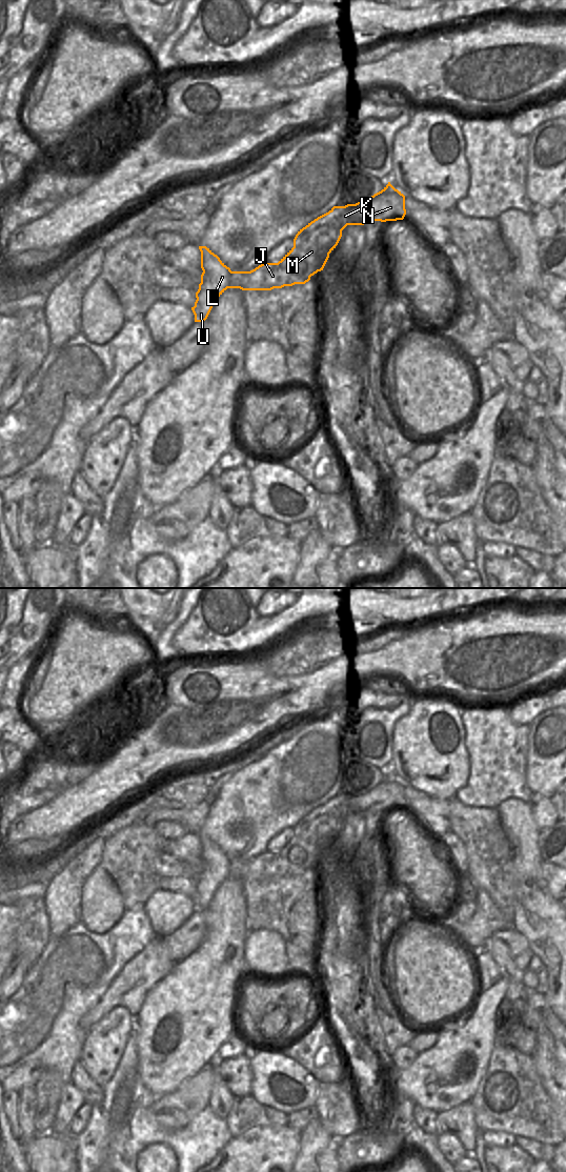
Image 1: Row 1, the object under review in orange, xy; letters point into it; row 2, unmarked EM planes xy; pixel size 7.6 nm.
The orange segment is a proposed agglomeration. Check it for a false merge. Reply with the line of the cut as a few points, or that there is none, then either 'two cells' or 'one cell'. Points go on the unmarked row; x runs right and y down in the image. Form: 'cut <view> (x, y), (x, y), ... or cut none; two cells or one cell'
cut none; one cell

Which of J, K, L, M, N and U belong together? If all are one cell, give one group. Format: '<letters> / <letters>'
J K L M N U

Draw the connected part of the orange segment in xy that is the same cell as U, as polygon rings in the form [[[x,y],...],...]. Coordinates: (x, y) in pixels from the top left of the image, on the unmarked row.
[[[388,771],[381,781],[370,787],[356,793],[333,795],[328,802],[308,812],[298,821],[294,828],[294,836],[278,852],[263,852],[250,861],[231,861],[209,837],[199,835],[203,862],[196,882],[197,889],[195,895],[191,896],[195,911],[204,911],[207,908],[214,893],[227,877],[271,880],[295,873],[305,873],[311,865],[323,860],[329,843],[338,834],[342,820],[347,814],[364,814],[368,810],[403,809],[405,804],[405,785]]]

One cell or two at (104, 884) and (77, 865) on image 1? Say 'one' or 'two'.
two

